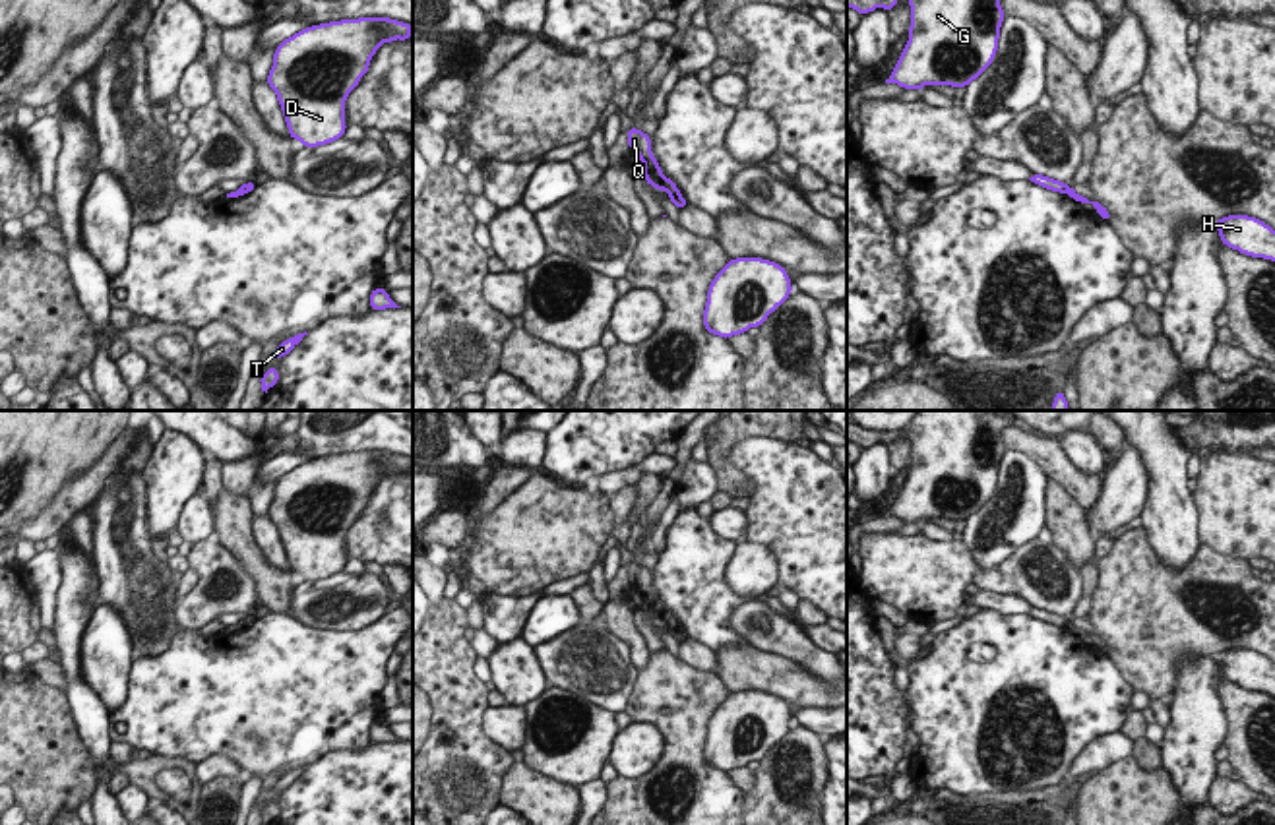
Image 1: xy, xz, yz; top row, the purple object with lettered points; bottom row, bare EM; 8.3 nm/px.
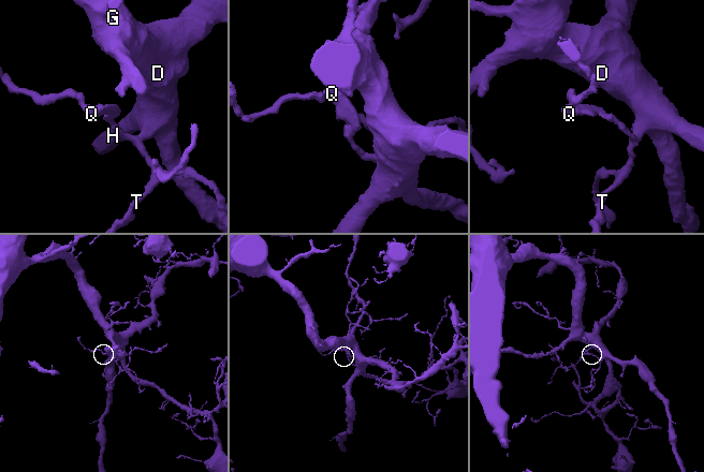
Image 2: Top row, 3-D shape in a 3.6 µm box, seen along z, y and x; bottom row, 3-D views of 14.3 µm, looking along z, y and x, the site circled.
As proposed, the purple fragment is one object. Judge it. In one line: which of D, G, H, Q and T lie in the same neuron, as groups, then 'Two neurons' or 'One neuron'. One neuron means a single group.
Groups: D G H T / Q. Two neurons.

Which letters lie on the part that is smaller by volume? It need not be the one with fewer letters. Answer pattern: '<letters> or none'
Q

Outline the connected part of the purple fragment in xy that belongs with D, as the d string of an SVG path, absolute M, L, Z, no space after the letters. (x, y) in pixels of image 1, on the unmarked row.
M389 451L318 457L279 476L267 519L281 538L289 571L304 581L341 573L345 535L368 507L376 484L411 473L413 459Z

